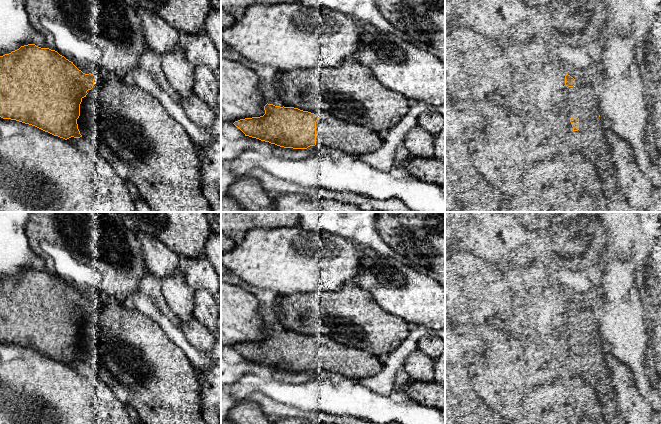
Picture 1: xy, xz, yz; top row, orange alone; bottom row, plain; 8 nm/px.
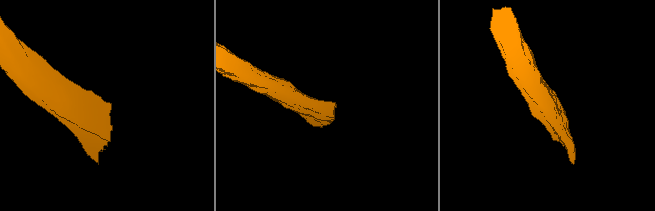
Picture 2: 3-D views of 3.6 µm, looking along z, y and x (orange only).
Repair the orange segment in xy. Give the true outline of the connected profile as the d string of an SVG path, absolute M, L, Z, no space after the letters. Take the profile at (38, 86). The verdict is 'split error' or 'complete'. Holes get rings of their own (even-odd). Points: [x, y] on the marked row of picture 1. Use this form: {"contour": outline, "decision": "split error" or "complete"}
{"contour": "M24 45L0 56L0 117L35 126L65 140L80 138L77 124L80 104L88 90L96 93L101 84L99 74L83 73L57 51Z", "decision": "split error"}

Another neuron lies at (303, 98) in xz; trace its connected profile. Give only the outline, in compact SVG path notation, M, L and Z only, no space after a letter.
M353 58L336 67L280 70L278 88L279 100L287 107L311 113L325 111L342 121L362 125L381 134L398 123L409 108L405 96L383 86L368 68Z

